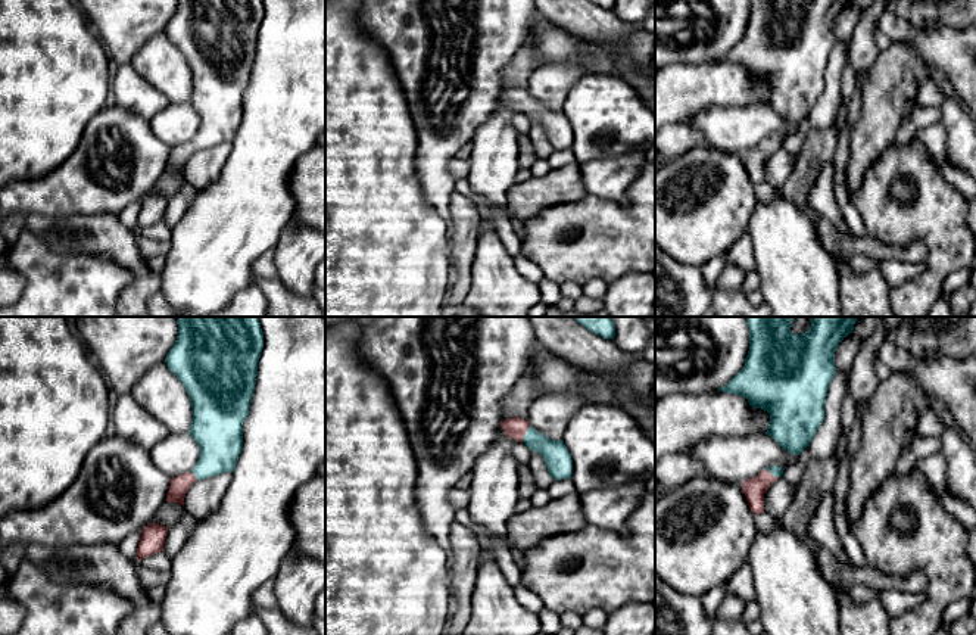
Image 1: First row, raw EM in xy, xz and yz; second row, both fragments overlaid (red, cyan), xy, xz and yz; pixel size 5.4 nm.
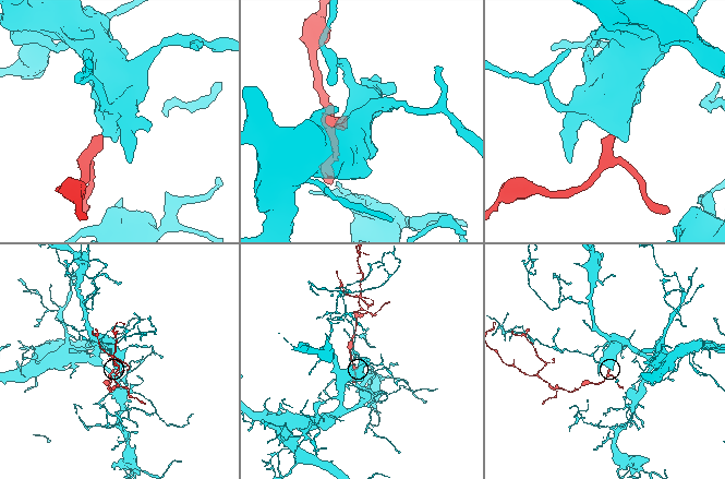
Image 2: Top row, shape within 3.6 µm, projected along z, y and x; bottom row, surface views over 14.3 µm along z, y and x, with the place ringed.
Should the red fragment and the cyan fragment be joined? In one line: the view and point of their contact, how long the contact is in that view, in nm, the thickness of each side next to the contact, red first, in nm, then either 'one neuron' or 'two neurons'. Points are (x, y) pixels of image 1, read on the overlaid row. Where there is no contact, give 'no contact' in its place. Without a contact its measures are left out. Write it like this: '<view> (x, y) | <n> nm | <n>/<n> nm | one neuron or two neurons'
xz (524, 433) | 100 nm | 120/140 nm | one neuron

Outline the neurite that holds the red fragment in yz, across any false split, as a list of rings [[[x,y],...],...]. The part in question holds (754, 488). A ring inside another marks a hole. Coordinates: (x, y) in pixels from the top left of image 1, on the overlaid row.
[[[779,466],[768,467],[740,485],[754,516],[764,513],[764,494],[773,482],[782,477],[783,470]]]

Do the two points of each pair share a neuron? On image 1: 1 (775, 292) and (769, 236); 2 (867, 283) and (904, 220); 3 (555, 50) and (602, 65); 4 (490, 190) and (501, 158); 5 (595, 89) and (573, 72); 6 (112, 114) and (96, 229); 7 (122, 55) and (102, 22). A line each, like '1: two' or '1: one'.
1: one
2: two
3: one
4: one
5: two
6: two
7: one

